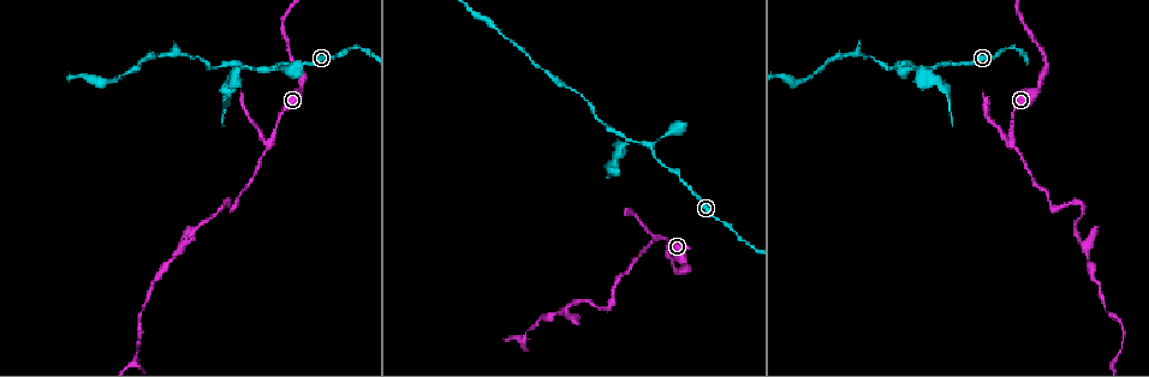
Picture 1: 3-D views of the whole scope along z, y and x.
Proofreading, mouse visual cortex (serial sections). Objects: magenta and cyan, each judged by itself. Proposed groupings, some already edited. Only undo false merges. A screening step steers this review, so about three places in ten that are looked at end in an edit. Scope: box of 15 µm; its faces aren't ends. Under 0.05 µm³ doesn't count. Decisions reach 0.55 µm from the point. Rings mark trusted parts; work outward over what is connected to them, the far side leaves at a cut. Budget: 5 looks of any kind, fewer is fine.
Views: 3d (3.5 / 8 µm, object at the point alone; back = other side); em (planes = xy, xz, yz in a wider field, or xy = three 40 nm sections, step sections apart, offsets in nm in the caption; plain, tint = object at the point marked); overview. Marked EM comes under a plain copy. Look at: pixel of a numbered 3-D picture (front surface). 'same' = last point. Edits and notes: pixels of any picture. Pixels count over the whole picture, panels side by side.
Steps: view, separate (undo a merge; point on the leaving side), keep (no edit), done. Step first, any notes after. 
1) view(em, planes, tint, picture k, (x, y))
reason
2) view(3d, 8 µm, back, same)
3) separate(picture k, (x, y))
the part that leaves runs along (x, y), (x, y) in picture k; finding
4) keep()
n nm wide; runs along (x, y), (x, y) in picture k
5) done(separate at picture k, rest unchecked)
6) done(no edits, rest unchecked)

view(3d, 8 µm, picture 1, (631, 141))
branch point

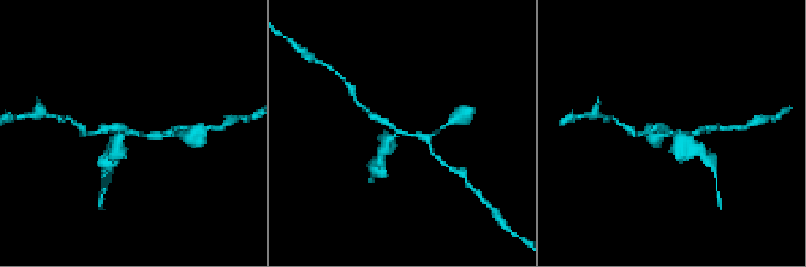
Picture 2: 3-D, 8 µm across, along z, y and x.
view(3d, 3.5 µm, back, picture 2, (136, 131))
closer look

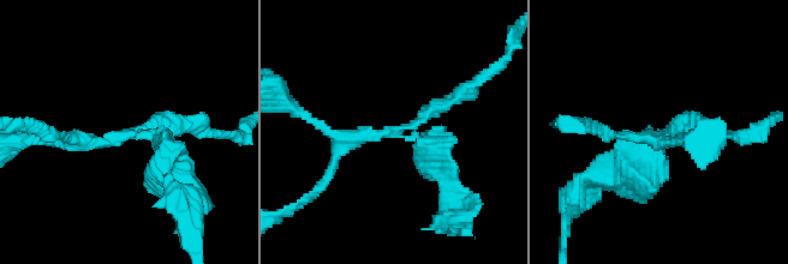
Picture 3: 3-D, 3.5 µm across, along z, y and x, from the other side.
view(em, xy, step 3, tint, picture 3, (399, 131))
3 arms; arms of 200, 200, 350 nm; need the tissue

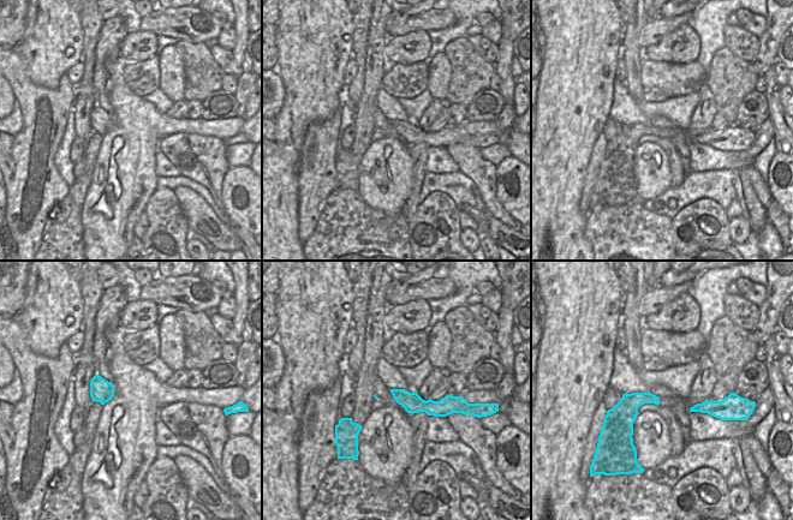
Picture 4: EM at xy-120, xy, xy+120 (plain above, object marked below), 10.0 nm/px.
separate(picture 3, (640, 169))
the part that leaves runs along (405, 137), (437, 151), (457, 214) in picture 3; a second cell is stuck on

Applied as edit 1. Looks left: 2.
view(3d, 3.5 µm, picture 1, (658, 240))
a fork

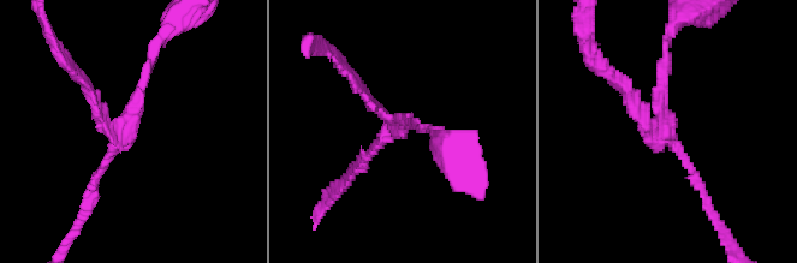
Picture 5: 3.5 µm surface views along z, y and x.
view(em, xy, step 5, tint, picture 5, (129, 123))

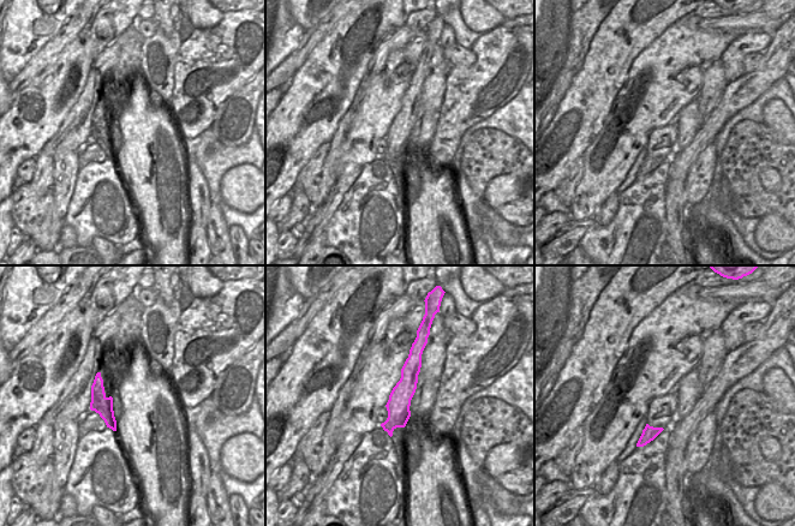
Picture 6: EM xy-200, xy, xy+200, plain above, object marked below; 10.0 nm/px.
separate(picture 5, (629, 102))
the part that leaves runs along (652, 124), (587, 42) in picture 5; two cells meet here

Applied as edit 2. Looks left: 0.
done(separate at picture 3, separate at picture 5, rest unchecked)

